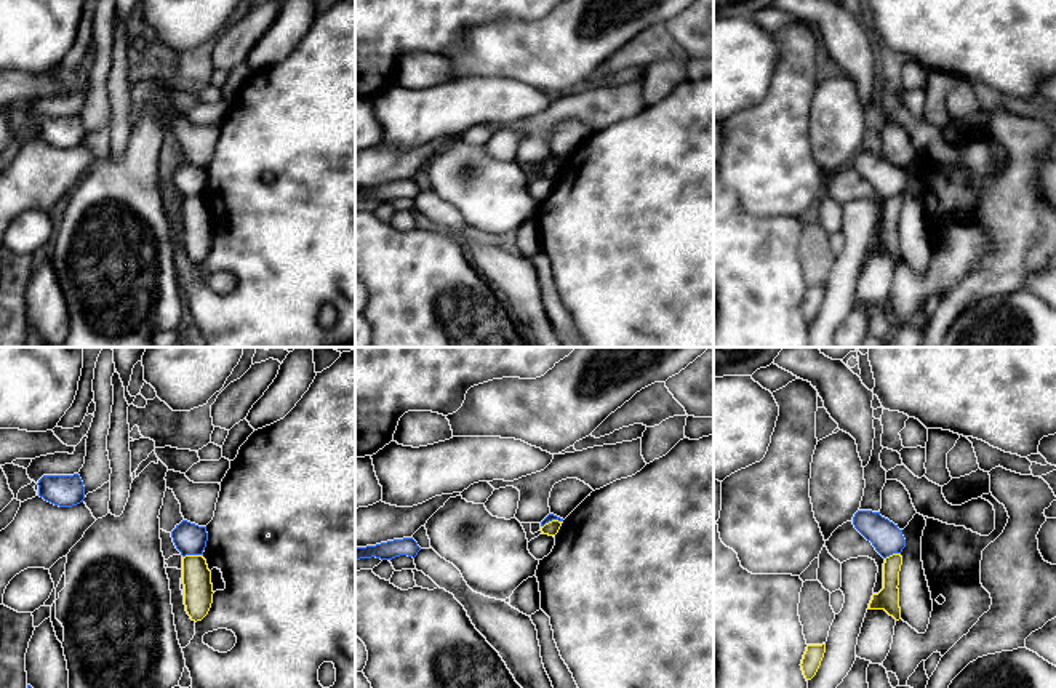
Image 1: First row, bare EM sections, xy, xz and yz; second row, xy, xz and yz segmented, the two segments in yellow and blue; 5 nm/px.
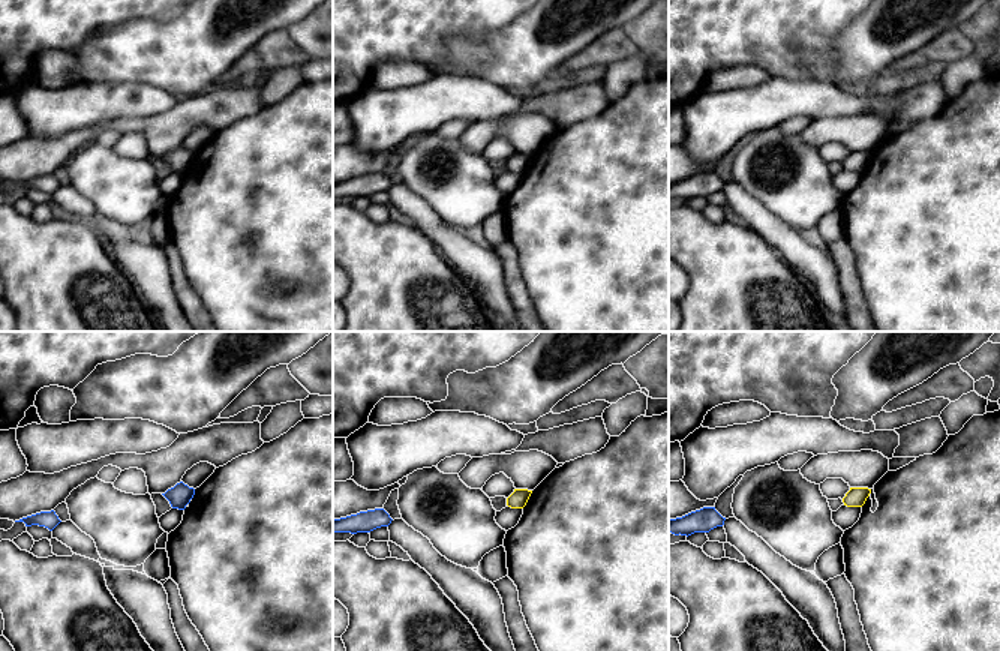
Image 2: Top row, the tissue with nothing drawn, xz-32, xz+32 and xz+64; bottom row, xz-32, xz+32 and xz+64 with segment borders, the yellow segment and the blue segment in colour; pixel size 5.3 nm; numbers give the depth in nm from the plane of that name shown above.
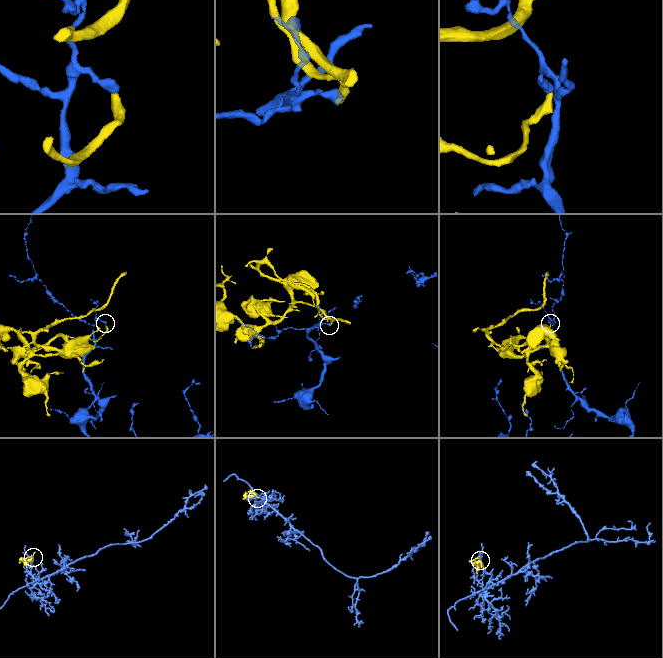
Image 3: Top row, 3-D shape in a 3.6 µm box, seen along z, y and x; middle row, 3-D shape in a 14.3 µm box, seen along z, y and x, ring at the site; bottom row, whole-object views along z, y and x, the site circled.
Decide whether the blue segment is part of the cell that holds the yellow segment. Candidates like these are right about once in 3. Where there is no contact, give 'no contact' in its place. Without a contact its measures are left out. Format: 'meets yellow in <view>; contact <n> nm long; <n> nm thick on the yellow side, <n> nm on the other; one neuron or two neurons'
meets yellow in xy; contact 110 nm long; 140 nm thick on the yellow side, 160 nm on the other; two neurons

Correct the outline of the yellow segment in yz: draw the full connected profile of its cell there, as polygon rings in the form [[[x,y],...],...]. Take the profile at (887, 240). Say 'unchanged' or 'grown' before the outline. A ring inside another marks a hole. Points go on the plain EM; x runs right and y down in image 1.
unchanged; [[[893,195],[883,205],[883,230],[872,237],[867,251],[885,251],[896,262],[901,261],[899,250],[899,213],[902,206],[901,195]]]

